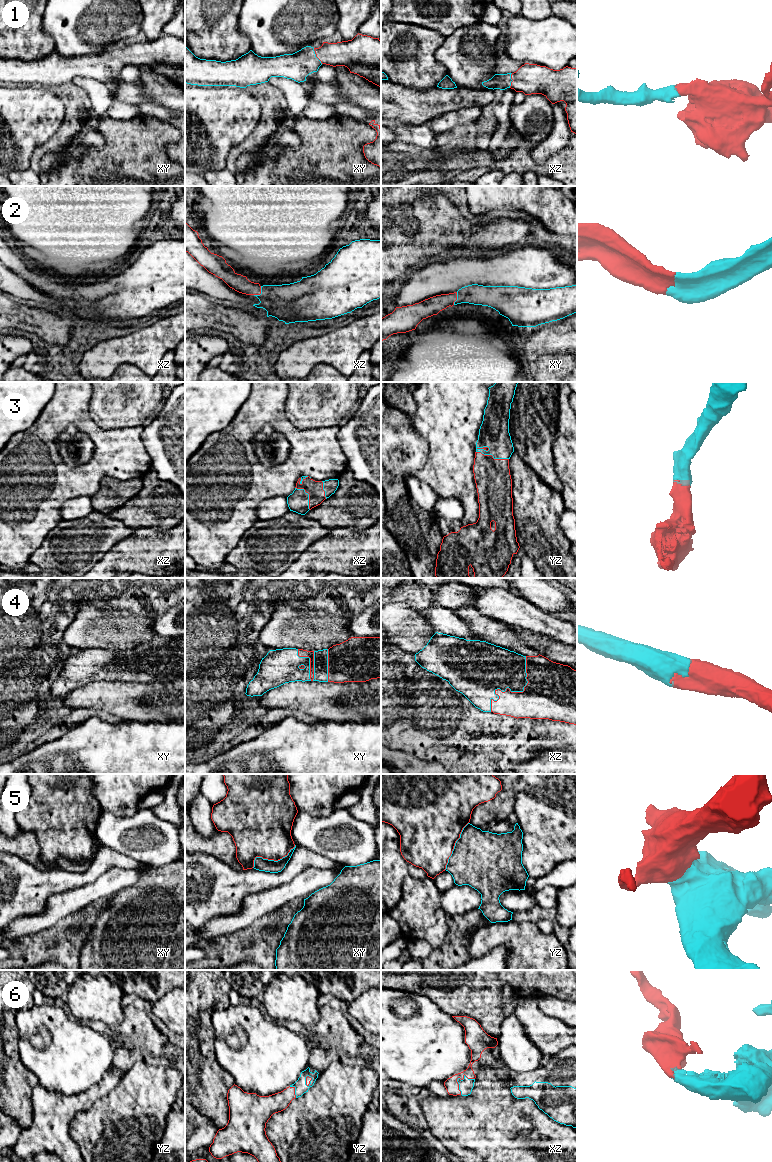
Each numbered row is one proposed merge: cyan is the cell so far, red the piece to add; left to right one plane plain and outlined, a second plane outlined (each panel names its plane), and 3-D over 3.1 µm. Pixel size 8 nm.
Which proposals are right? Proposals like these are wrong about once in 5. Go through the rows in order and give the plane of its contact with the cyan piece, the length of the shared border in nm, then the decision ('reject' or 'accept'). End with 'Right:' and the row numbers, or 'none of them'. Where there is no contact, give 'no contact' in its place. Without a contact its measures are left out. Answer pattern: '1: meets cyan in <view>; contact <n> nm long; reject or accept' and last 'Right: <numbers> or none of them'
1: meets cyan in xy; contact 150 nm long; accept
2: meets cyan in xz; contact 100 nm long; accept
3: meets cyan in yz; contact 280 nm long; accept
4: meets cyan in xz; contact 550 nm long; accept
5: meets cyan in xy; contact 400 nm long; reject
6: meets cyan in xz; contact 180 nm long; accept
Right: 1, 2, 3, 4, 6

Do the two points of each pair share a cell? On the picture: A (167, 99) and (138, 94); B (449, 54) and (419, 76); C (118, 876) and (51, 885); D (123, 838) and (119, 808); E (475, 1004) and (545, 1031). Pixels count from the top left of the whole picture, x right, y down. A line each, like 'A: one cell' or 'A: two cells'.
A: one cell
B: two cells
C: two cells
D: two cells
E: two cells

